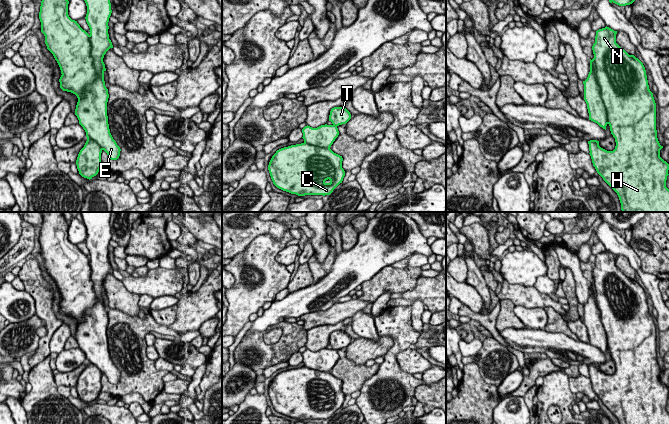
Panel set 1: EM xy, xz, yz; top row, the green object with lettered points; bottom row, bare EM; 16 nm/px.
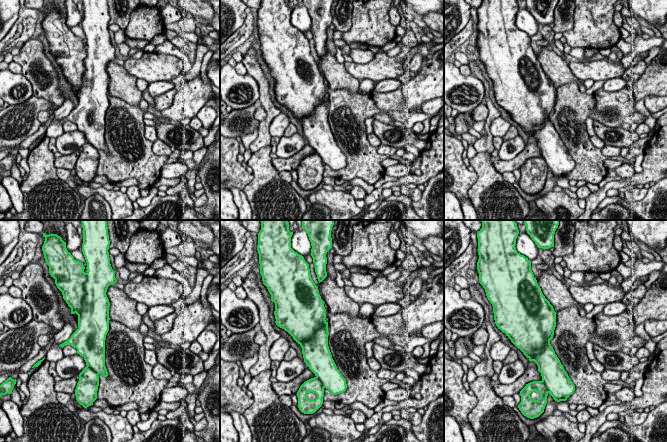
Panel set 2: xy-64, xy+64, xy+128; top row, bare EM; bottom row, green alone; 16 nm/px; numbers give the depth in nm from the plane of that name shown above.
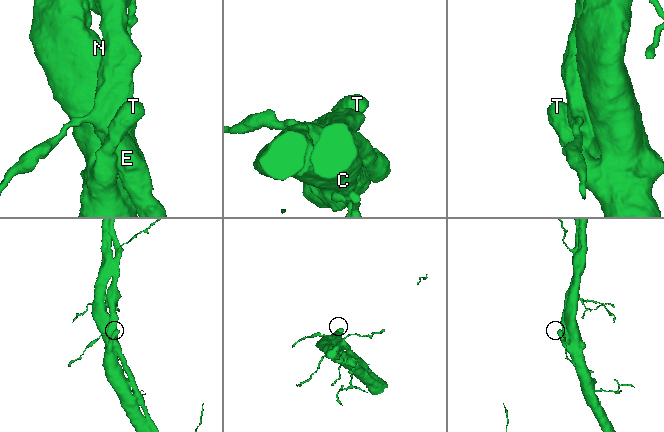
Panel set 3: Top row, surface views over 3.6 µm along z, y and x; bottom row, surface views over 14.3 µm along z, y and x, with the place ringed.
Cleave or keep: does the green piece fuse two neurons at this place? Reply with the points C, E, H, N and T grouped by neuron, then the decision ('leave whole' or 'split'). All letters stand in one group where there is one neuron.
C E H N T; leave whole

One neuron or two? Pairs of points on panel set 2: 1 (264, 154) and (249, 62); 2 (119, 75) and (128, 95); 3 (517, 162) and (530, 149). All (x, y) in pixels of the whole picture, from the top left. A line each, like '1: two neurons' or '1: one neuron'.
1: two neurons
2: one neuron
3: one neuron

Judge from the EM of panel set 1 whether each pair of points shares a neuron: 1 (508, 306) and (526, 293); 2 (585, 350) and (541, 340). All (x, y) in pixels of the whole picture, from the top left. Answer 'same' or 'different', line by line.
1: different
2: same

